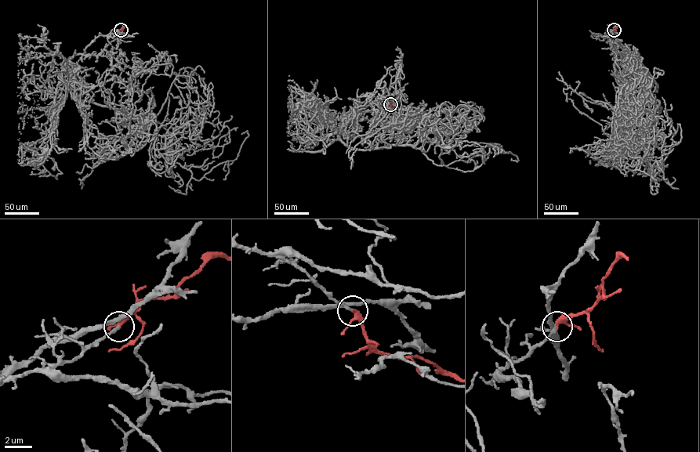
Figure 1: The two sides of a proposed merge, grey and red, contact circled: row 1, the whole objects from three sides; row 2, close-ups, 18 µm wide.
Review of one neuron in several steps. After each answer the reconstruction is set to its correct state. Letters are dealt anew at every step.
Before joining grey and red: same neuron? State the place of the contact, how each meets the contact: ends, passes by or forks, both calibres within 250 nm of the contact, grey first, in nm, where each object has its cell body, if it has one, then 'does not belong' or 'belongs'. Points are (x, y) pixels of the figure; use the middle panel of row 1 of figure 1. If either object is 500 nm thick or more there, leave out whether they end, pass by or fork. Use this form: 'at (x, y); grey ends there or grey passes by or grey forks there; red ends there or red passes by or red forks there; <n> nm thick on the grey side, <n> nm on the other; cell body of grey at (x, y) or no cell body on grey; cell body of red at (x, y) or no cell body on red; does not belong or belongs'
at (390, 104); grey forks there; red passes by; 130 nm thick on the grey side, 280 nm on the other; no cell body on grey; no cell body on red; belongs

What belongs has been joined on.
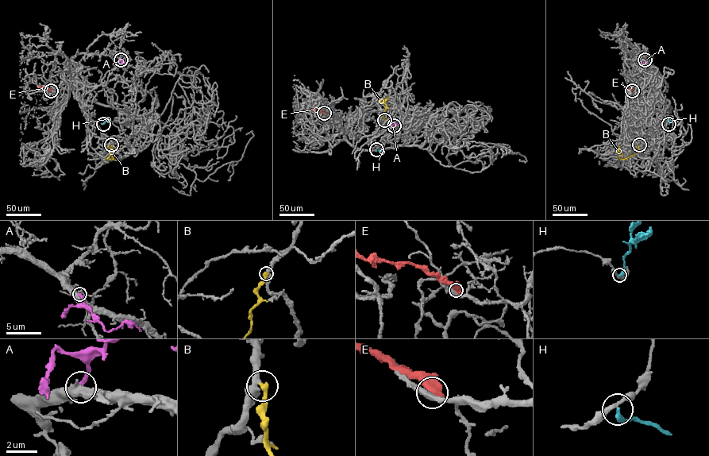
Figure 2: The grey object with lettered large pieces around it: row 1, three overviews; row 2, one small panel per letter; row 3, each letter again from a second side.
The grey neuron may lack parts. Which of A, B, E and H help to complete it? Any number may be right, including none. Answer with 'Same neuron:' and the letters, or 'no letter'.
Same neuron: B

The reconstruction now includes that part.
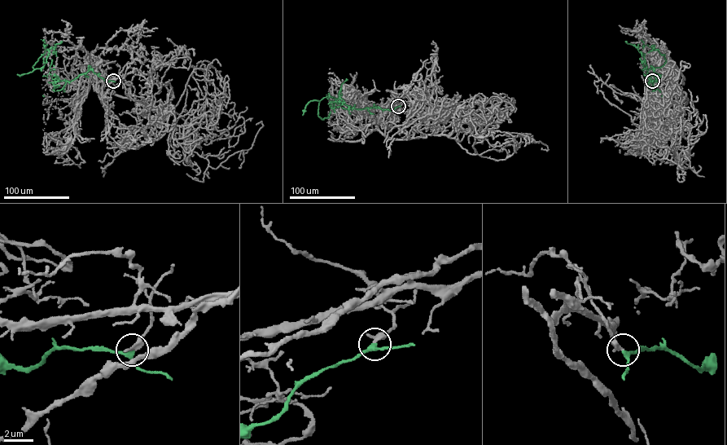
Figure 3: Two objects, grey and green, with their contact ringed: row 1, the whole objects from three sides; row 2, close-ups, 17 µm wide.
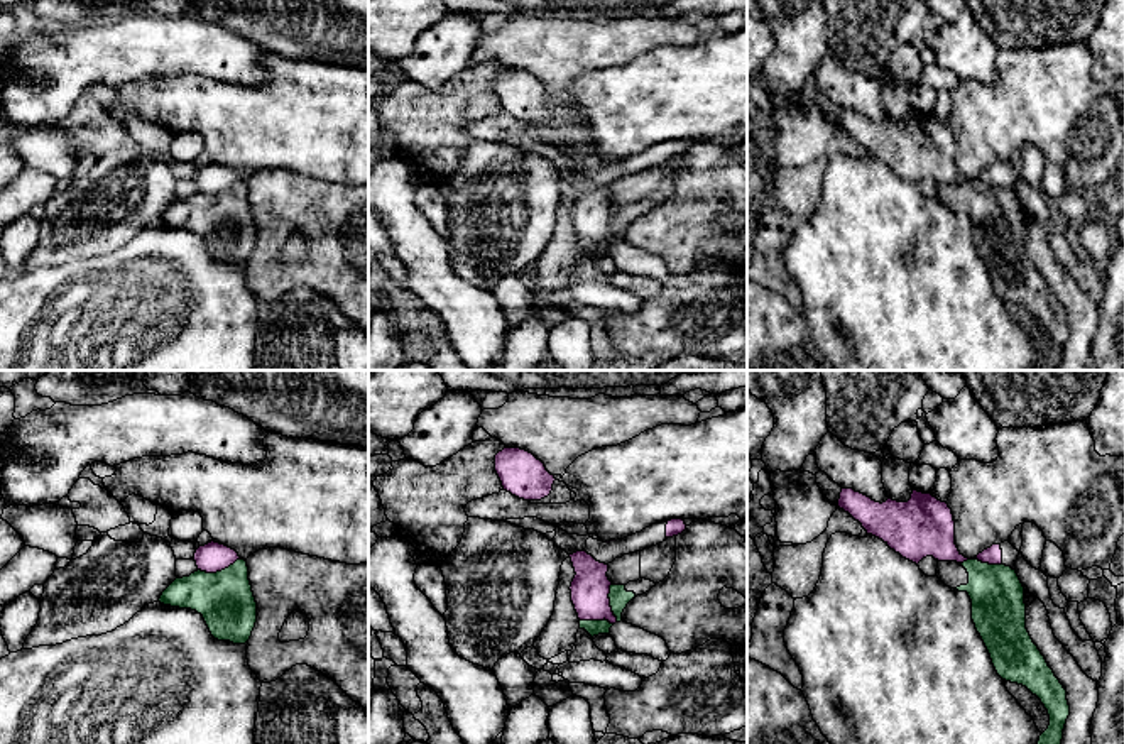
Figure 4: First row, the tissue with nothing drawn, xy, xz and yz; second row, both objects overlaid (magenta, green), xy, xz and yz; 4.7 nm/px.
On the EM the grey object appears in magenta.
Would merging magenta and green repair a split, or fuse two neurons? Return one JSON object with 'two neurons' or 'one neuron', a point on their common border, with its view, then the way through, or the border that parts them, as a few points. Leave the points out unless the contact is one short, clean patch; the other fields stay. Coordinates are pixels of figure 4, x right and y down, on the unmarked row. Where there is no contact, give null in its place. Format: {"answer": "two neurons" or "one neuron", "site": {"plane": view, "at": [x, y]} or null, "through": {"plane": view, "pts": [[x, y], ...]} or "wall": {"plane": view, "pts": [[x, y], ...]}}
{"answer": "two neurons", "site": {"plane": "xy", "at": [218, 191]}, "wall": {"plane": "xy", "pts": [[240, 180], [215, 193], [198, 191]]}}

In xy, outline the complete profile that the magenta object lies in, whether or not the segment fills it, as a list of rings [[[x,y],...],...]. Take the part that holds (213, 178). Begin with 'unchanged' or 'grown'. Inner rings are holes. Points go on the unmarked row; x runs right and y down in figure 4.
unchanged; [[[211,162],[199,167],[193,181],[196,183],[198,191],[216,194],[233,186],[237,181],[240,181],[240,178],[235,171]]]

